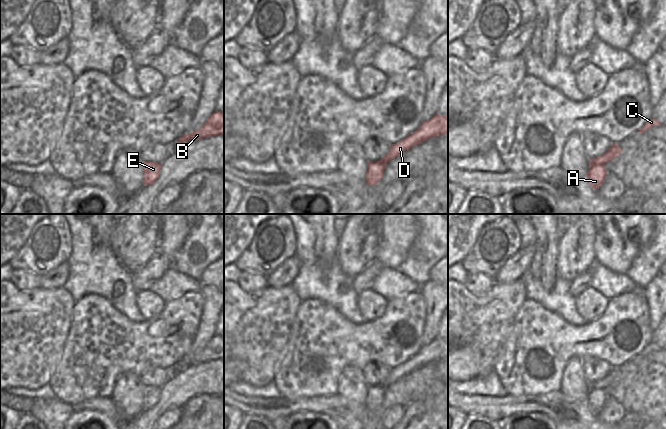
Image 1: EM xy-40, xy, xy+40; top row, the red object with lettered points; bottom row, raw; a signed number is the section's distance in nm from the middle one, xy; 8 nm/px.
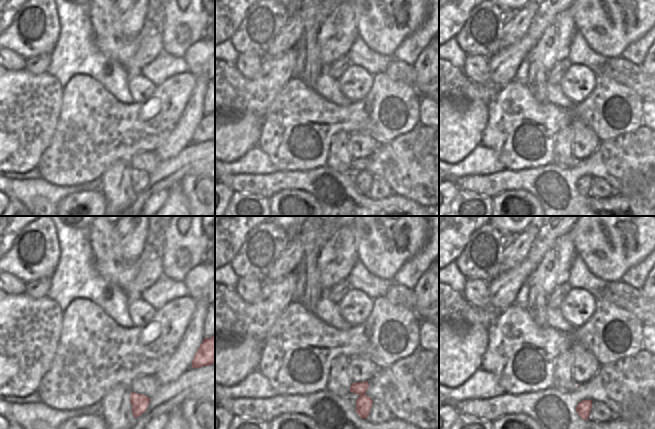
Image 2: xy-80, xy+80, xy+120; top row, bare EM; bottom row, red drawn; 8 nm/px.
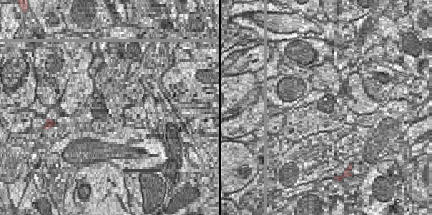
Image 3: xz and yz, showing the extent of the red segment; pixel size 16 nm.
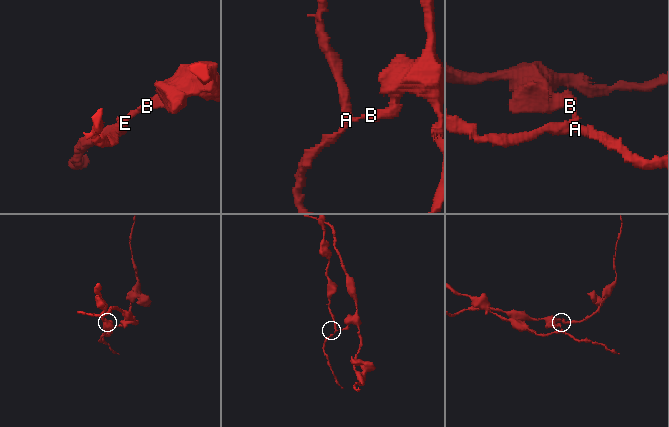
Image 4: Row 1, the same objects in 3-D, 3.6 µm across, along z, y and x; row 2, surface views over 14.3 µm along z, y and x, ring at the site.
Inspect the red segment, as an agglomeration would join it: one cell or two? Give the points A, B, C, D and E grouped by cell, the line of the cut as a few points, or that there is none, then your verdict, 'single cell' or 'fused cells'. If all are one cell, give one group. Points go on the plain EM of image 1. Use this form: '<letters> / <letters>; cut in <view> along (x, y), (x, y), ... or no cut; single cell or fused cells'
A E / B C D; cut in xy+40 along (604, 389), (592, 388), (589, 390); fused cells

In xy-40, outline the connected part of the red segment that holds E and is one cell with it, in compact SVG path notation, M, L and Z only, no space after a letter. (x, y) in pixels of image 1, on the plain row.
M143 386L143 410L150 410L159 401L161 388L156 386Z

